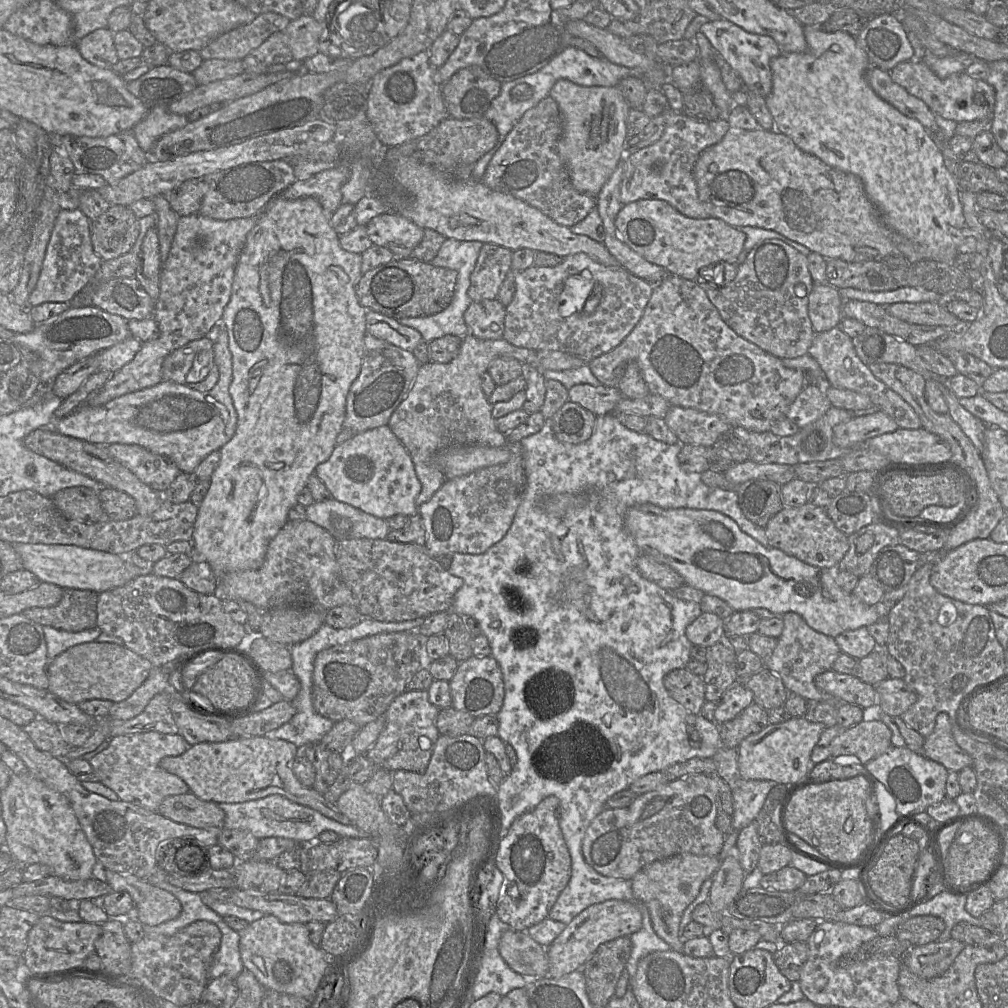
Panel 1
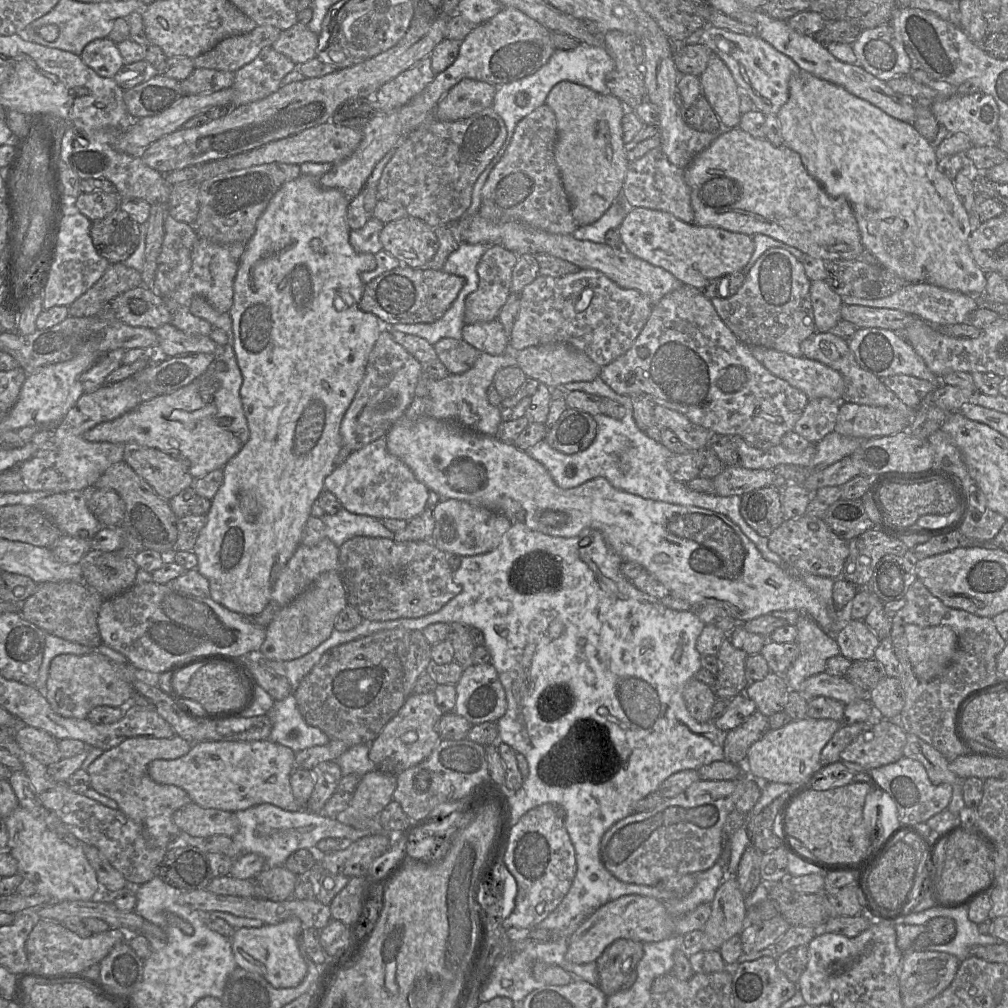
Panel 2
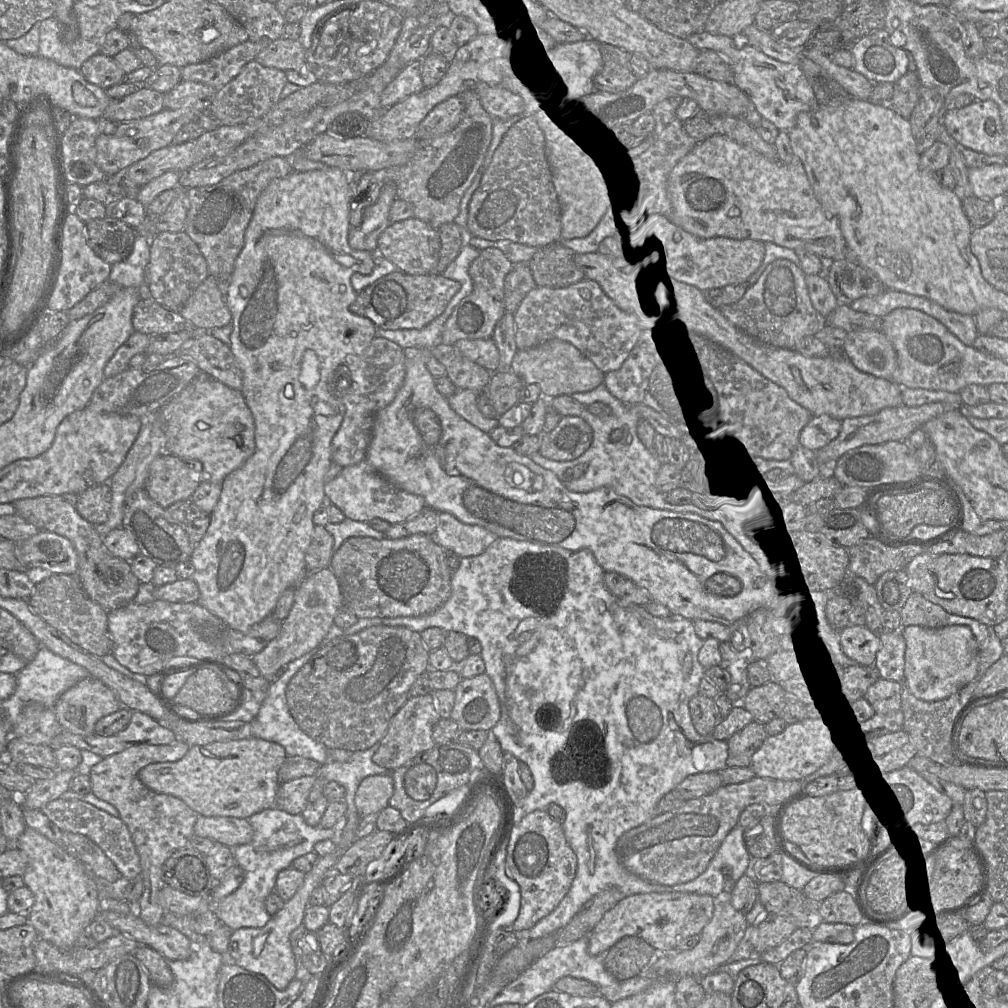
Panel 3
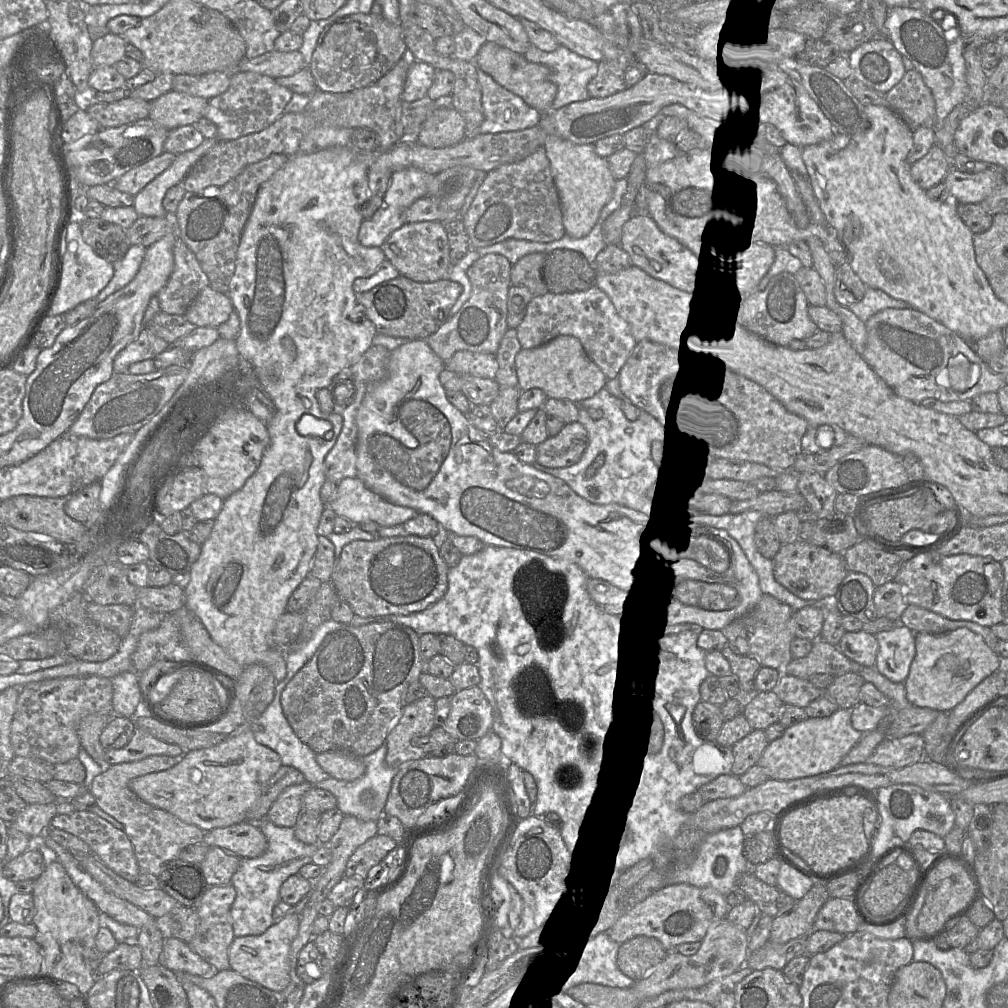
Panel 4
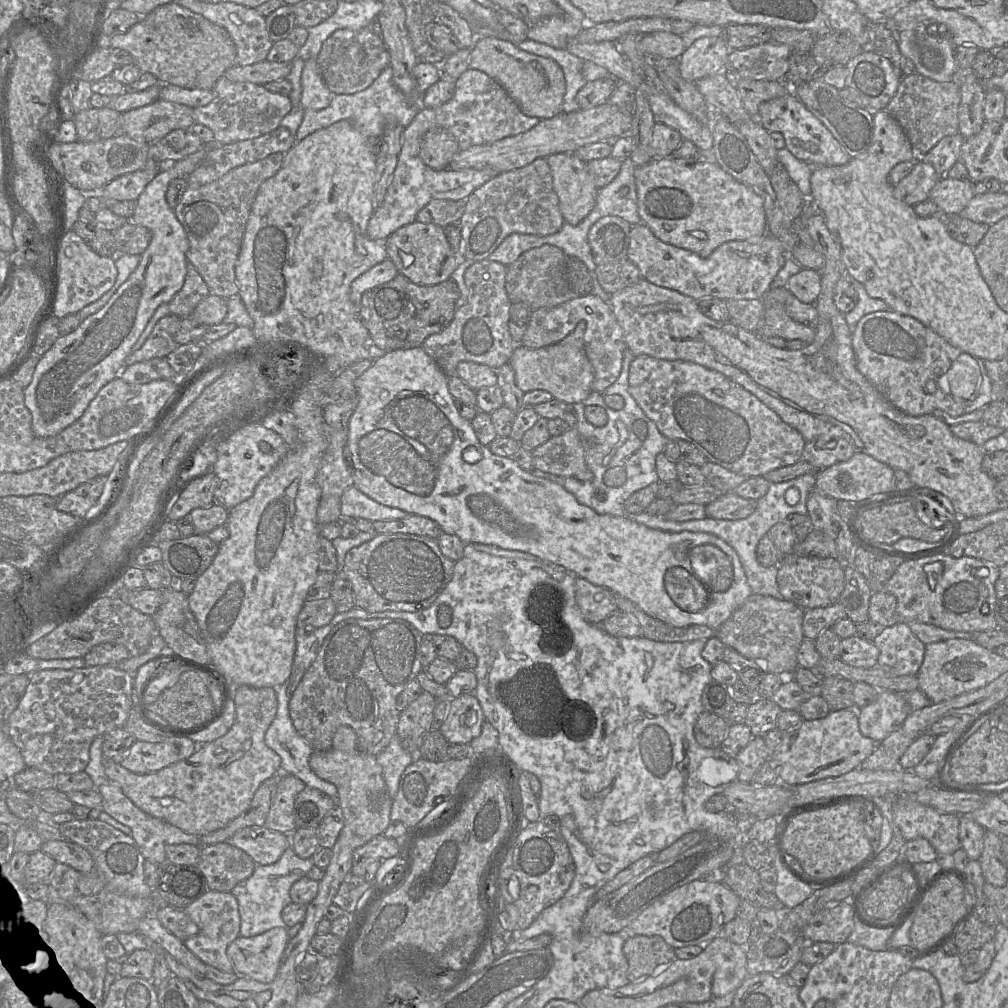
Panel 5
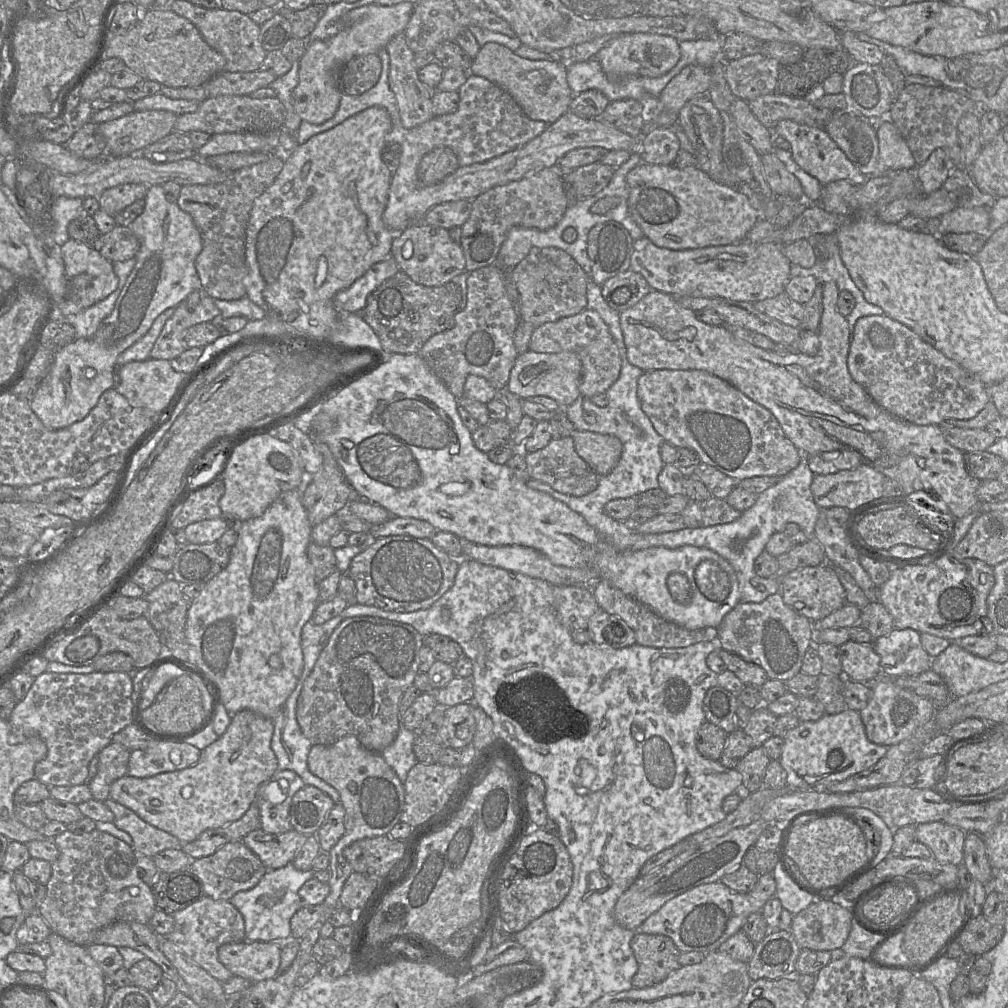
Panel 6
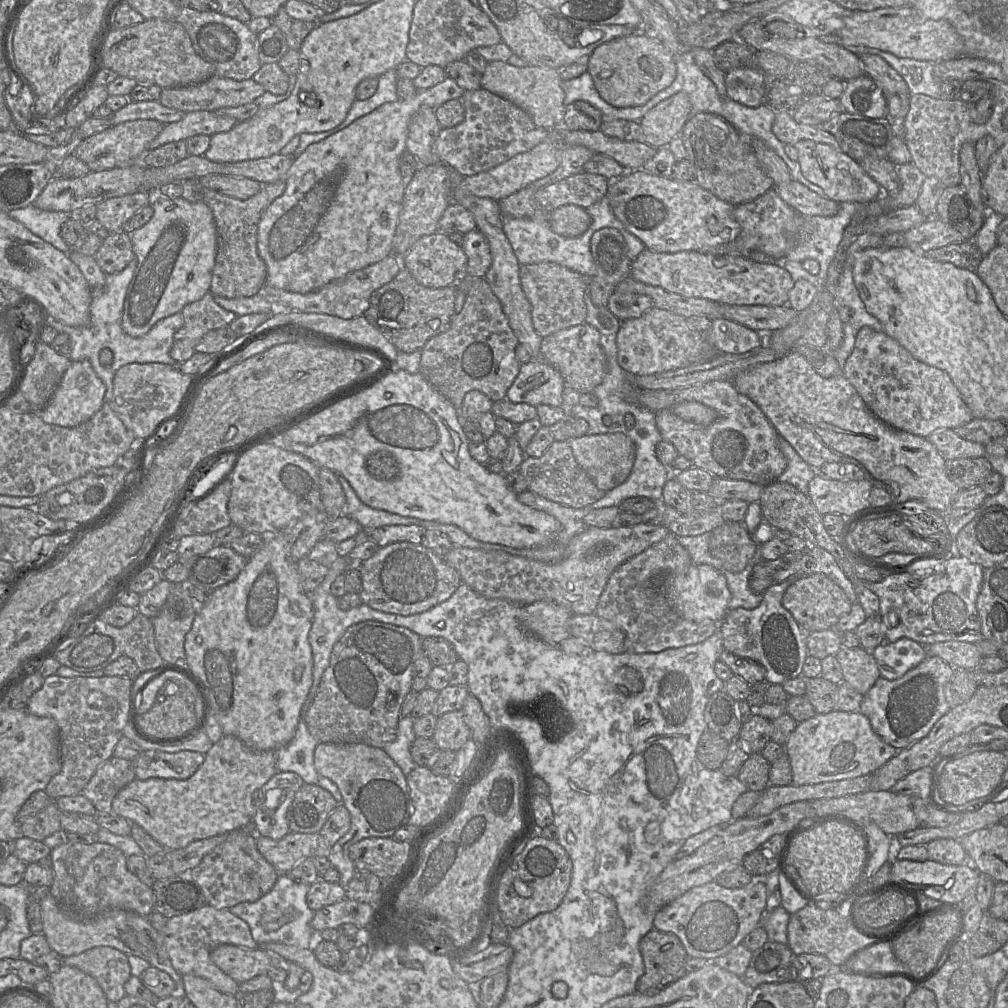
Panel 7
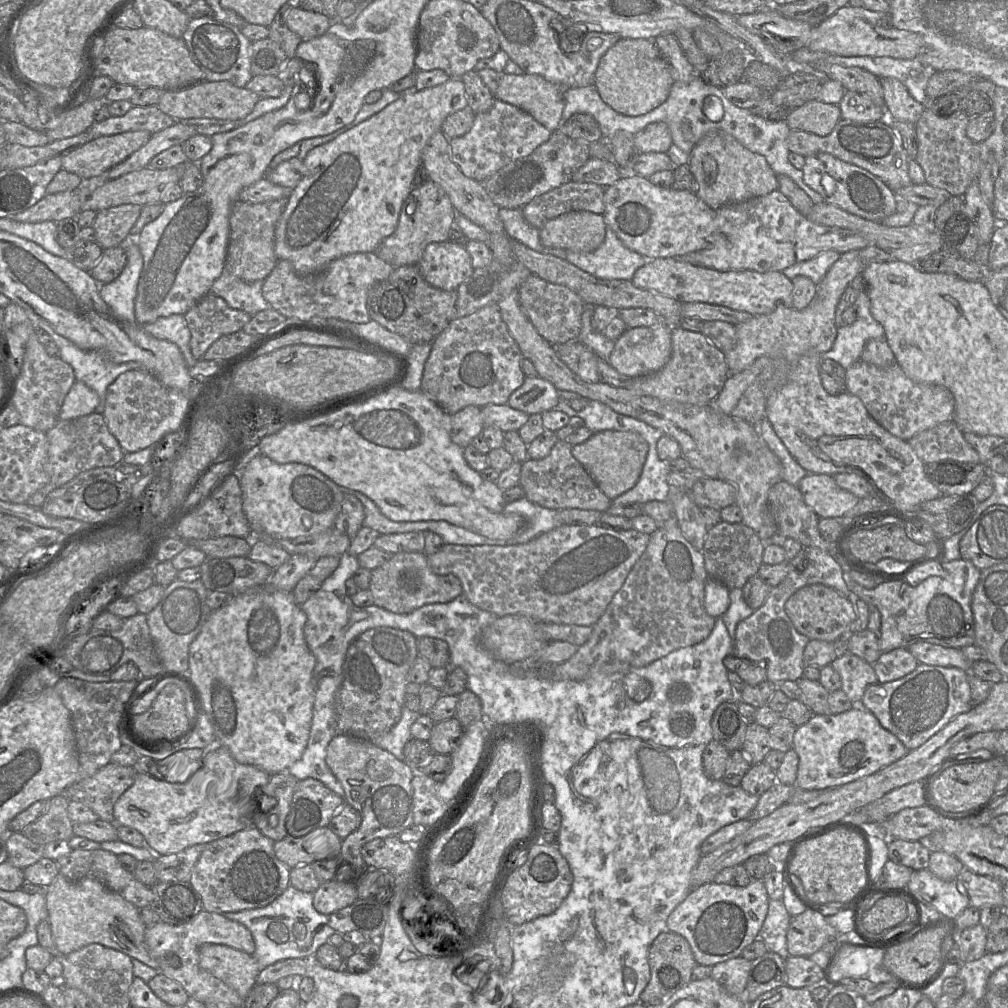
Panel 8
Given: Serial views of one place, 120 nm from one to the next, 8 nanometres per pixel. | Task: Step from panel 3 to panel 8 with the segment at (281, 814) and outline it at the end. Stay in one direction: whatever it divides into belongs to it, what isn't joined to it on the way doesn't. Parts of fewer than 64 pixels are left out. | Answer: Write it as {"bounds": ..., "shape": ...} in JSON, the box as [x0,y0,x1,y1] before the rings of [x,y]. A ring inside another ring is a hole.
{"bounds":[223,885,336,970],"shape":[[[291,885],[265,907],[223,915],[241,923],[251,932],[255,943],[253,956],[260,970],[285,959],[313,957],[318,948],[327,943],[328,938],[336,932],[328,924],[329,915],[318,913],[314,909],[313,893],[302,892]]]}

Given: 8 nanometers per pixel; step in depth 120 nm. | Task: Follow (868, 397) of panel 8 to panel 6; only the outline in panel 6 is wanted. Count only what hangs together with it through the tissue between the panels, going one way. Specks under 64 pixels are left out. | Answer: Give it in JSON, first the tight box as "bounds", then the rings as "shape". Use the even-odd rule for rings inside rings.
{"bounds":[847,315,990,426],"shape":[[[871,315],[859,318],[855,324],[853,337],[850,342],[850,349],[847,357],[848,370],[852,379],[861,385],[869,396],[883,409],[887,410],[894,416],[903,419],[907,422],[911,422],[917,425],[938,425],[941,426],[942,422],[946,419],[956,419],[956,420],[967,420],[974,418],[989,402],[990,396],[988,394],[988,386],[983,384],[979,378],[971,374],[963,367],[961,367],[957,362],[946,357],[942,352],[937,350],[931,344],[924,341],[919,335],[917,335],[910,328],[904,324],[893,320],[892,318],[882,315]]]}

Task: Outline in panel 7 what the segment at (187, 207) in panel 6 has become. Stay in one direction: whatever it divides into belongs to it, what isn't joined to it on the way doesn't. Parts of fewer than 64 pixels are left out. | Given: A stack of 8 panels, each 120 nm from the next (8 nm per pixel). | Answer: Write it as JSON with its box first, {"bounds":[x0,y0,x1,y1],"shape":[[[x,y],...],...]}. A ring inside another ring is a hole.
{"bounds":[181,179,285,299],"shape":[[[189,179],[181,183],[182,198],[189,202],[203,202],[210,207],[213,213],[217,230],[217,255],[209,292],[213,295],[233,299],[251,297],[263,291],[267,268],[257,249],[258,224],[270,204],[284,193],[285,180],[263,184],[257,194],[246,200],[206,188],[198,179]]]}

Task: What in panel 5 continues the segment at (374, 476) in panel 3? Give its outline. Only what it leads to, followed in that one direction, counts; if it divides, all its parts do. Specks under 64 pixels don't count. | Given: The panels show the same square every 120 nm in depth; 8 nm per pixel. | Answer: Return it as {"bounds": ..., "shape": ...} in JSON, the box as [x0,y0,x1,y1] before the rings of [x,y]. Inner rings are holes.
{"bounds":[340,485,413,522],"shape":[[[354,485],[344,491],[340,500],[341,517],[345,519],[366,519],[371,522],[377,522],[399,520],[413,515],[401,509],[376,502]]]}

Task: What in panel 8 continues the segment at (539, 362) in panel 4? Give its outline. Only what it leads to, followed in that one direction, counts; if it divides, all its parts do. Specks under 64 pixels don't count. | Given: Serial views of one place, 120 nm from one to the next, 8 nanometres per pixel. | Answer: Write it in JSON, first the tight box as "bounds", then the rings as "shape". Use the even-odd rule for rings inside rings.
{"bounds":[507,376,560,416],"shape":[[[527,376],[522,386],[510,395],[507,404],[530,416],[556,409],[559,400],[560,393],[552,383],[539,376]]]}

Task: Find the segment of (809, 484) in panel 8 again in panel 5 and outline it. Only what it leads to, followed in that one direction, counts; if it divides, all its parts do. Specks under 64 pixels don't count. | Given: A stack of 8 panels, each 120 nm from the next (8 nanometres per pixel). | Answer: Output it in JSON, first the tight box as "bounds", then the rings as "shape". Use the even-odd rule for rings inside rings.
{"bounds":[815,452,894,503],"shape":[[[855,452],[847,461],[836,463],[816,472],[815,489],[835,500],[856,503],[884,493],[894,487],[894,469],[863,452]]]}

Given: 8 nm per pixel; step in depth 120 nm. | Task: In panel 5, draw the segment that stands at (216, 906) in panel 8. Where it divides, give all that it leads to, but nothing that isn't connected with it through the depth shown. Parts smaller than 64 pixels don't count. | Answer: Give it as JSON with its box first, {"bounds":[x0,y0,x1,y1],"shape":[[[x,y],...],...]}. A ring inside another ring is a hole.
{"bounds":[197,841,257,892],"shape":[[[225,841],[201,846],[197,866],[204,875],[209,889],[231,892],[239,882],[248,879],[253,874],[257,864],[246,852]]]}

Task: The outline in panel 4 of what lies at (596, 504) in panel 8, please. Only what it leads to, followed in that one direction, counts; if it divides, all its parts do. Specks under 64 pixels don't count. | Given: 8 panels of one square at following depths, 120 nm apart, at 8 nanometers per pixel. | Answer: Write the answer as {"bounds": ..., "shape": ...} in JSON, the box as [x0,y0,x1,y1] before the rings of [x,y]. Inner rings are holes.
{"bounds":[537,422,588,468],"shape":[[[579,422],[566,423],[555,436],[538,444],[537,462],[548,468],[565,468],[576,464],[588,446],[588,432]]]}

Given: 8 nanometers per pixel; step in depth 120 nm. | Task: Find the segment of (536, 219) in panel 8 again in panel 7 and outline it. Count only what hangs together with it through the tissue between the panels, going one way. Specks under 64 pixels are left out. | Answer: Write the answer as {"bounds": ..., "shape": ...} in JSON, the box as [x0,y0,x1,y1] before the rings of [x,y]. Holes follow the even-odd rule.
{"bounds":[535,171,609,211],"shape":[[[583,171],[540,188],[535,195],[536,202],[547,211],[569,204],[586,209],[607,195],[609,184],[604,176]]]}

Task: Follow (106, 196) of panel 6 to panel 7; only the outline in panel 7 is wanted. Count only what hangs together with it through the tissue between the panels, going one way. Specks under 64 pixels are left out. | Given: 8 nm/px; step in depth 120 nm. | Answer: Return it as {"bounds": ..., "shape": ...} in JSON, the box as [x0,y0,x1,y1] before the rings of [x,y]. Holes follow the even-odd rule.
{"bounds":[96,191,152,233],"shape":[[[145,191],[111,197],[97,204],[96,219],[109,233],[117,232],[122,230],[126,221],[151,201],[152,193]]]}

